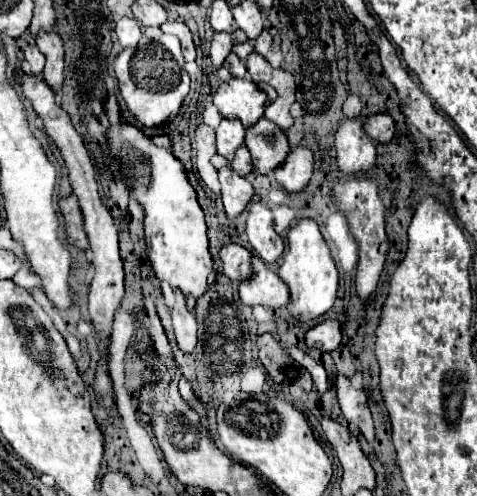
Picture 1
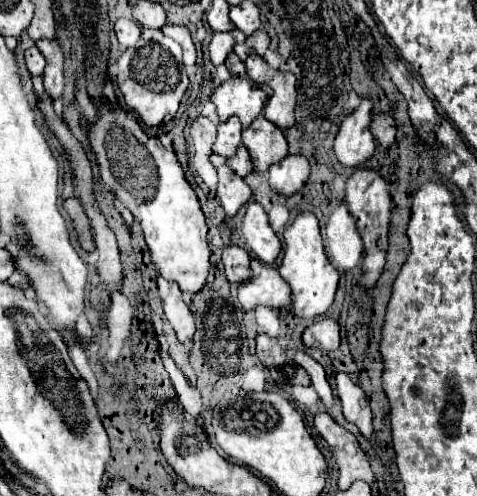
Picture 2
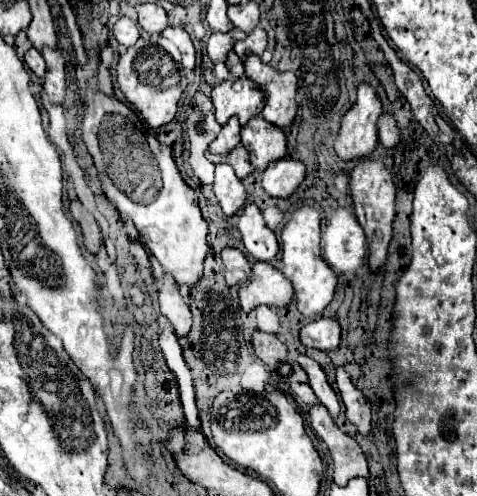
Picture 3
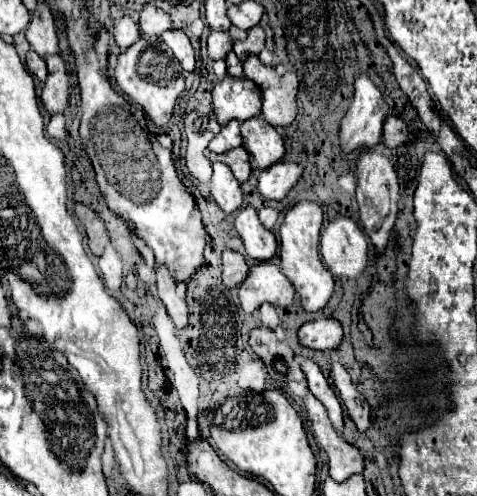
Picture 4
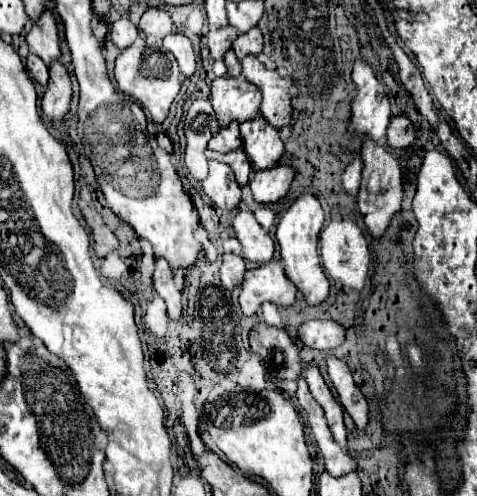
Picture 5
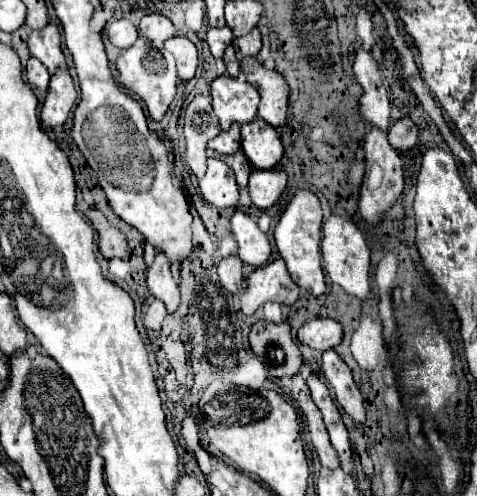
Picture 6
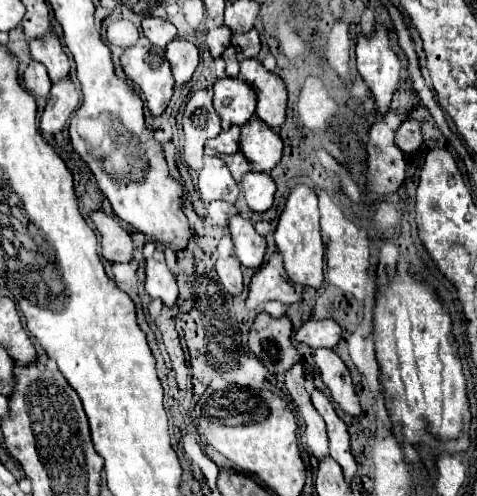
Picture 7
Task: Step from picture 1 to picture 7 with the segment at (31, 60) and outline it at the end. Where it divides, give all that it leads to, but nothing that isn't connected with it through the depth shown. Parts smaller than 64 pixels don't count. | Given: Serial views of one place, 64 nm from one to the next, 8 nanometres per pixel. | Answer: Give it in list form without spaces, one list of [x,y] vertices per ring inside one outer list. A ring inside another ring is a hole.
[[[32,60],[32,62],[28,64],[28,68],[26,68],[26,72],[24,72],[24,86],[26,86],[26,90],[32,92],[34,96],[48,98],[52,82],[50,82],[50,78],[48,78],[46,68],[44,68],[40,62]]]

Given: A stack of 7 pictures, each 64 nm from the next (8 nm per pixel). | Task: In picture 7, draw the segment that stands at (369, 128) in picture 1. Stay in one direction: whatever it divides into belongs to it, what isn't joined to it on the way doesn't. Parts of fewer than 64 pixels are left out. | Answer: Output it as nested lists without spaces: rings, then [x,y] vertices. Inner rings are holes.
[[[404,120],[398,128],[396,128],[396,146],[410,154],[416,152],[422,144],[422,132],[420,132],[420,124],[416,120]]]

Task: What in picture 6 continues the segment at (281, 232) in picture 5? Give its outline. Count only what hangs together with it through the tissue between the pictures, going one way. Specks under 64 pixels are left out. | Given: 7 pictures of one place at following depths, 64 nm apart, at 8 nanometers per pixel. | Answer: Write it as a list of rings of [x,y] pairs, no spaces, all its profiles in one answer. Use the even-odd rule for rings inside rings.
[[[298,190],[292,202],[286,206],[280,222],[274,230],[274,240],[278,252],[288,268],[290,278],[312,296],[322,296],[326,292],[324,272],[322,272],[322,256],[320,256],[320,224],[322,224],[322,208],[318,196],[312,190]]]

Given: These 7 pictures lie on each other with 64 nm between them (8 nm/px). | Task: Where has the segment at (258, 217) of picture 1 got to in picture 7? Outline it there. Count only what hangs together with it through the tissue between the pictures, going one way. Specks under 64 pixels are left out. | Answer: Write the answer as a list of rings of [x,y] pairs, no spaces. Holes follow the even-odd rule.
[[[234,214],[230,218],[230,234],[234,240],[234,254],[246,268],[260,268],[266,254],[266,240],[256,232],[250,220]]]

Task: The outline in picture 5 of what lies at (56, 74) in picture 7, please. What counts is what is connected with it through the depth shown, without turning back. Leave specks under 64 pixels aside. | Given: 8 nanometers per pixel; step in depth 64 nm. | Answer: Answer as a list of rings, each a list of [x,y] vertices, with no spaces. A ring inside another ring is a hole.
[[[44,10],[40,18],[34,22],[34,26],[26,32],[26,42],[30,46],[30,52],[40,56],[46,66],[50,66],[52,60],[60,58],[60,44],[58,44],[58,28],[54,16]]]

